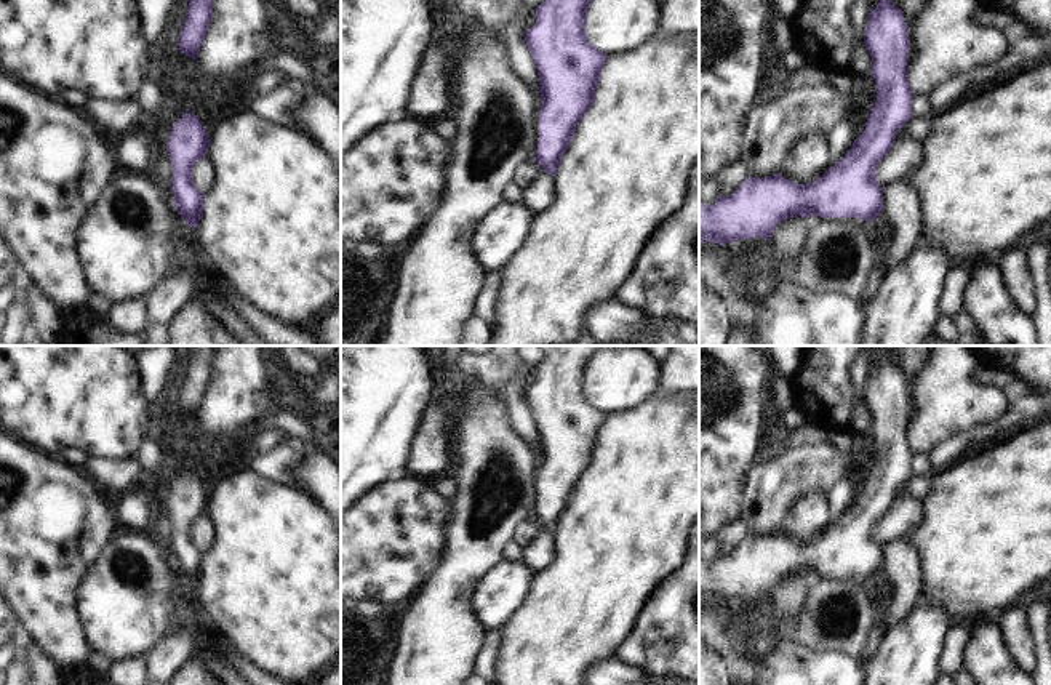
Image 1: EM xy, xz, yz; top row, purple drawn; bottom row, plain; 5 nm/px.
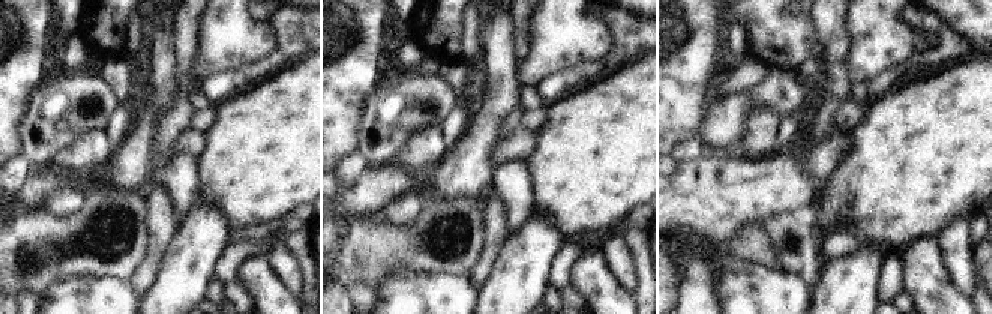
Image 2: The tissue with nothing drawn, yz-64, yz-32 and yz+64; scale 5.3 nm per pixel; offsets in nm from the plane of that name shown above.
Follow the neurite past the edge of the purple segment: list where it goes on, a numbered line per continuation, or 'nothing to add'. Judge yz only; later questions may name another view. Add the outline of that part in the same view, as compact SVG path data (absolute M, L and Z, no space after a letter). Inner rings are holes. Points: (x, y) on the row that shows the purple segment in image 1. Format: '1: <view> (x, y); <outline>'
nothing to add

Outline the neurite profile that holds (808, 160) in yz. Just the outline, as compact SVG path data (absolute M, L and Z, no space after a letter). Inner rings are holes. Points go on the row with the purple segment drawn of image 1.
M811 134L793 147L779 173L797 184L809 184L829 168L829 144L825 136Z

